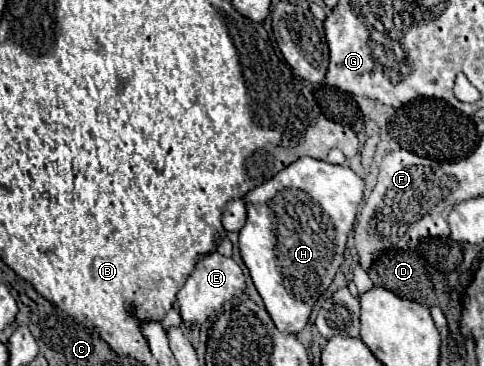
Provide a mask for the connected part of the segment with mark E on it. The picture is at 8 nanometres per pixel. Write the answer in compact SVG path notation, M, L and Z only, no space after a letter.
M213 251L197 261L193 273L187 277L185 285L179 289L175 305L179 307L183 321L191 321L195 325L201 325L215 309L219 309L223 303L237 297L243 289L245 289L245 277L243 277L241 267L233 259L223 257L217 251Z

